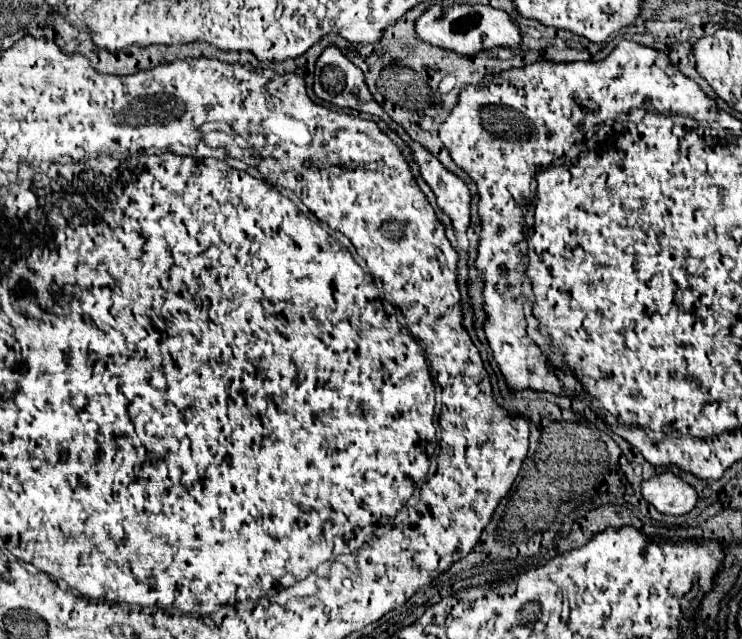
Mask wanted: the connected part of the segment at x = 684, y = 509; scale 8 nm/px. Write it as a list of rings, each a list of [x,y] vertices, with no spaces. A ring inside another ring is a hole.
[[[669,472],[641,482],[641,494],[649,504],[667,516],[689,514],[697,502],[695,490]]]

